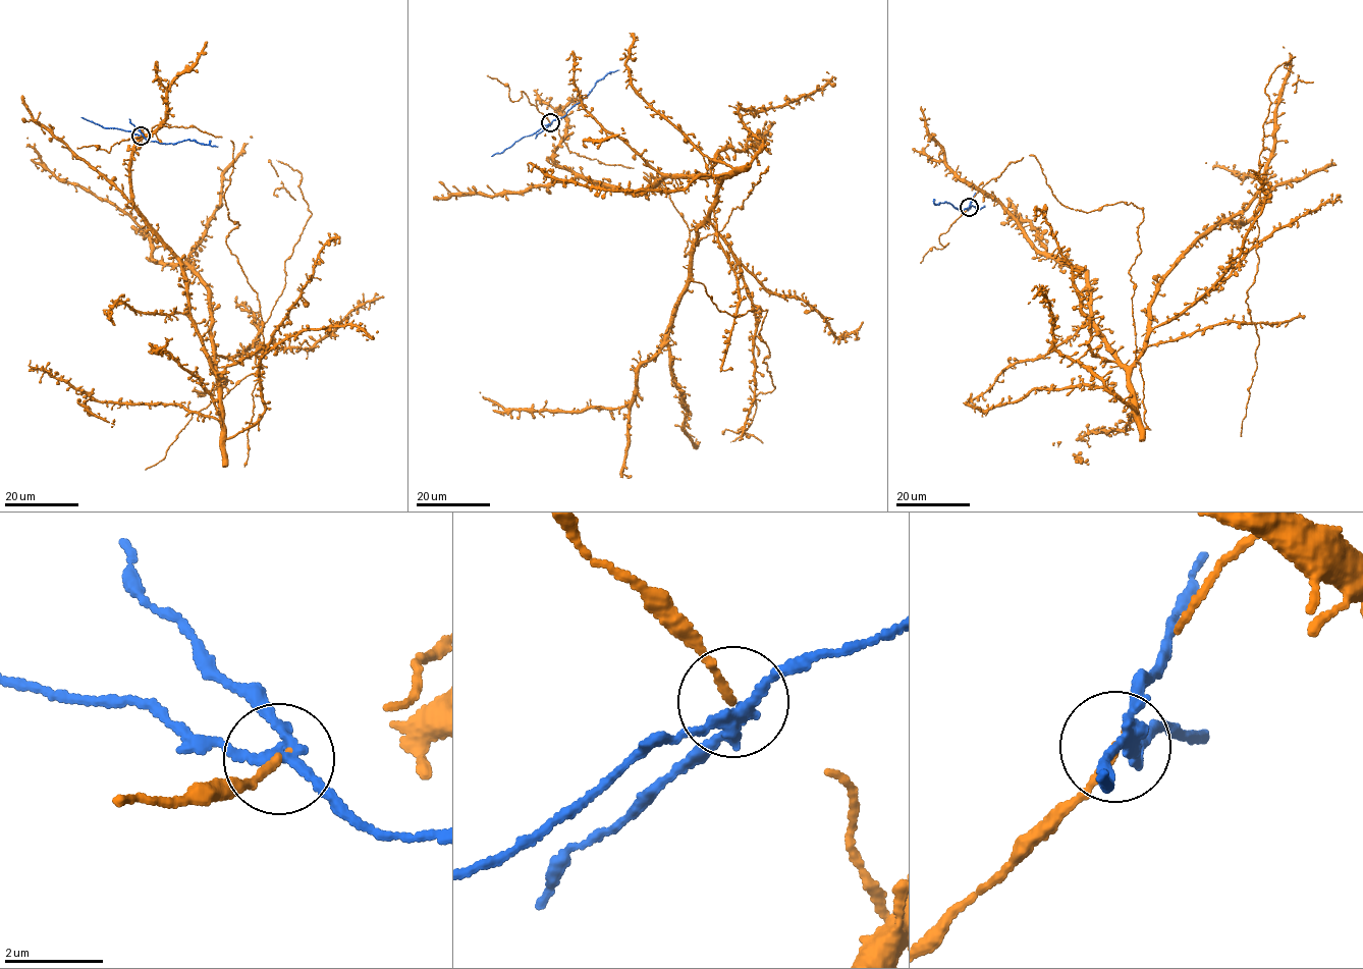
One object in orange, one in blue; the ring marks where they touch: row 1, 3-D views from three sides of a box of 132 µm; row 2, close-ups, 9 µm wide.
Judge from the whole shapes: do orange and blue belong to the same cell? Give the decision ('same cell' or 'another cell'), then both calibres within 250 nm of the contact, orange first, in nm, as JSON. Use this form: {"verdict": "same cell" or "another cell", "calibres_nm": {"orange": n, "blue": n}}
{"verdict": "another cell", "calibres_nm": {"orange": 160, "blue": 170}}

